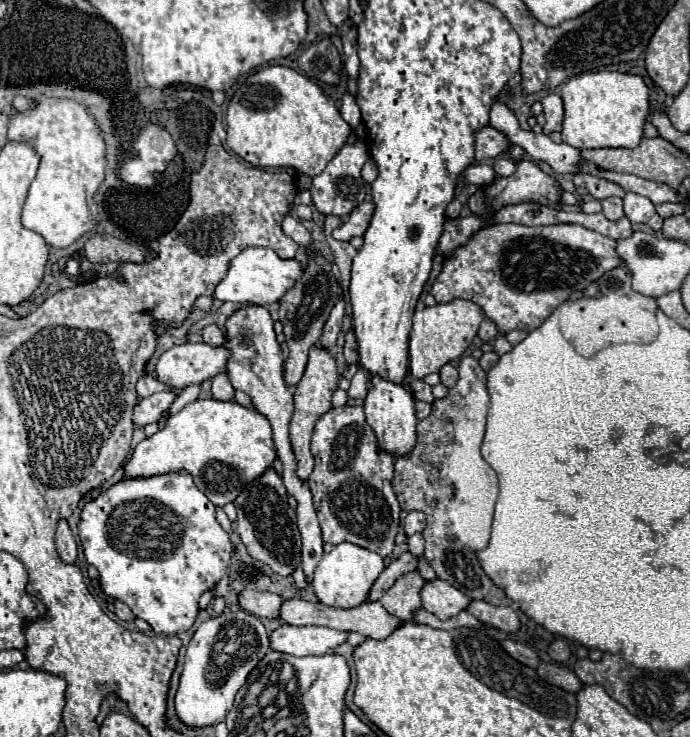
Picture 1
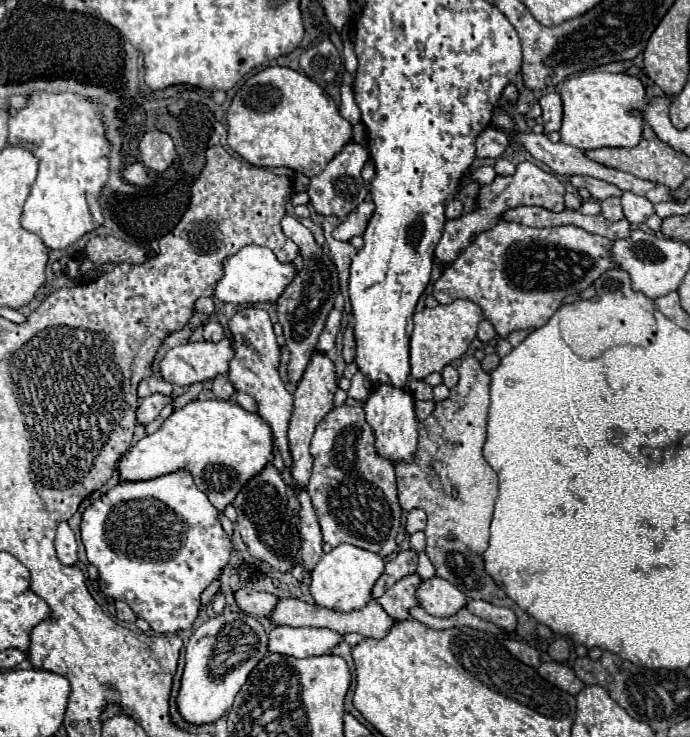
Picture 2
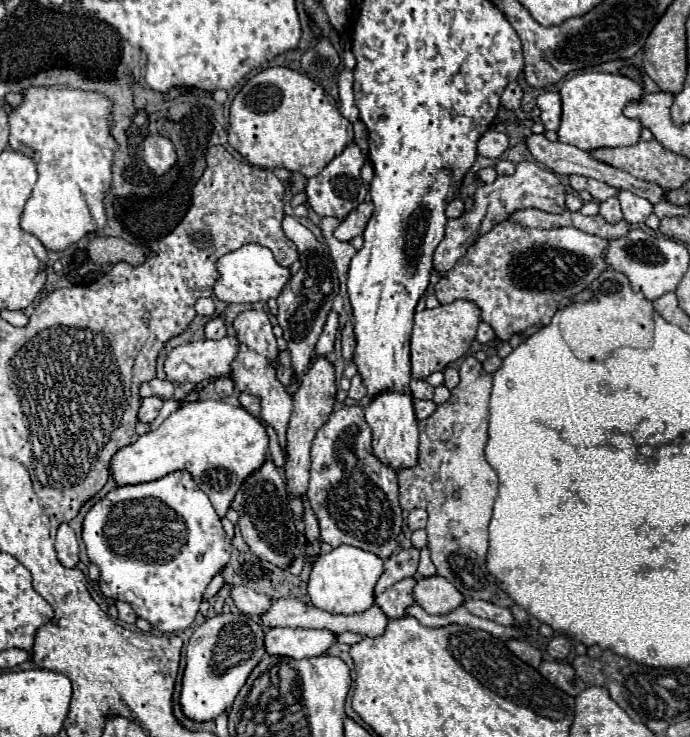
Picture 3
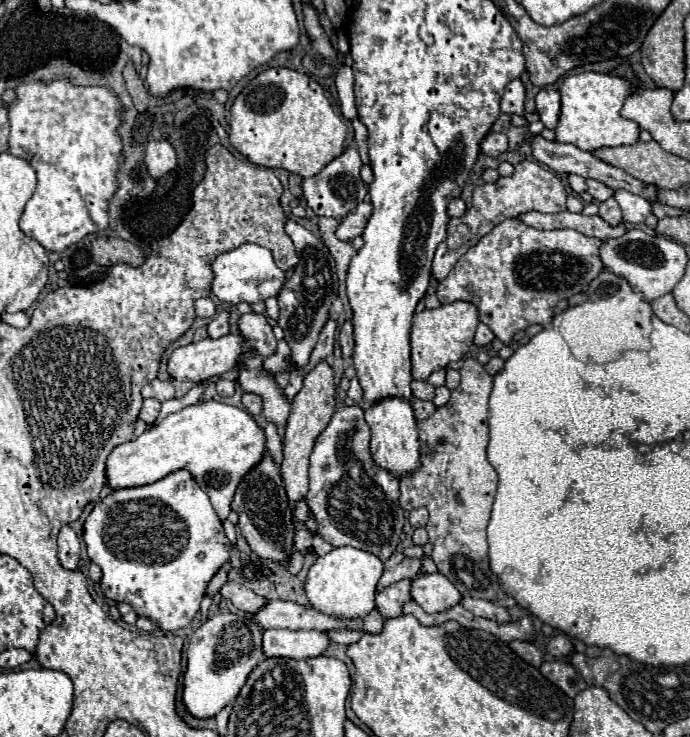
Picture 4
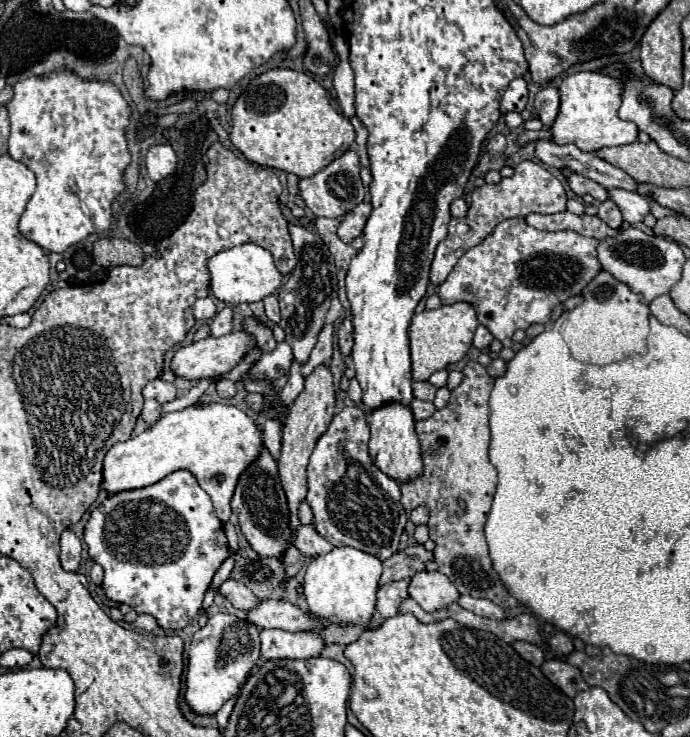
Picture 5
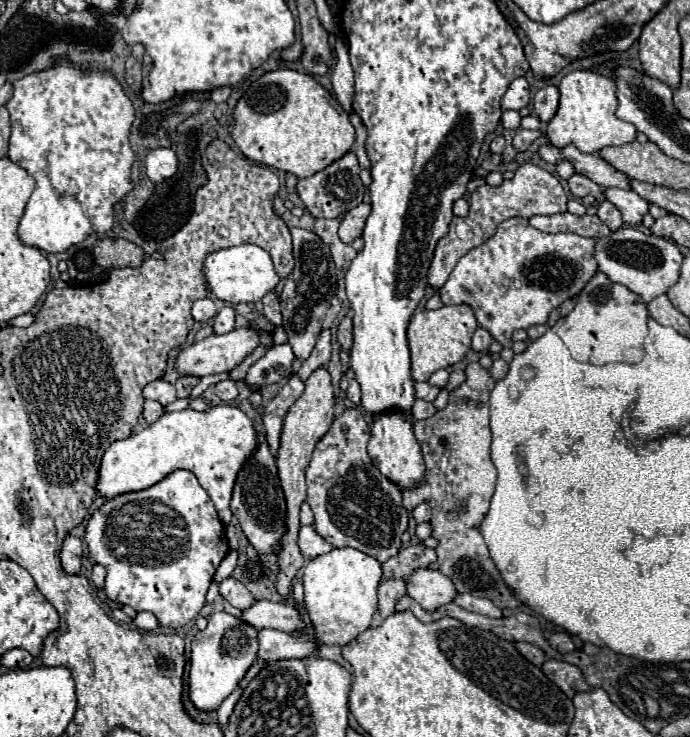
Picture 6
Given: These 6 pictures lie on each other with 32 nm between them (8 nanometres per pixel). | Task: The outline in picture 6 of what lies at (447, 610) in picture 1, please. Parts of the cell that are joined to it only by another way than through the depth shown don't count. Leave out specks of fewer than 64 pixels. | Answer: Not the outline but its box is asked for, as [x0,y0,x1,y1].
[406,568,456,610]

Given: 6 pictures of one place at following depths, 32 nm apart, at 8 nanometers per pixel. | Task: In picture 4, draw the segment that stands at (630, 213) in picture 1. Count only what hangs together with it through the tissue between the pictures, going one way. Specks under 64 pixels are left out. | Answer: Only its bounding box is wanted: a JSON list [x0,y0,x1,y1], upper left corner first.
[614,190,650,224]

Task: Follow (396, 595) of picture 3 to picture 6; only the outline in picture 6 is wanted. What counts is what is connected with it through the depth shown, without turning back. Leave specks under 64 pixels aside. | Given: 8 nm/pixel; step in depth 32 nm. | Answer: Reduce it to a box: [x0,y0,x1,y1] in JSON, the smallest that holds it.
[378,580,406,618]

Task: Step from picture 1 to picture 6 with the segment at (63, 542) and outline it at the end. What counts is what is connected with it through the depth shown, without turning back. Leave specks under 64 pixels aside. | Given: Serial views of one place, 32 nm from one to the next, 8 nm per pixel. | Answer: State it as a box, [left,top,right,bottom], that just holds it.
[60,534,82,574]

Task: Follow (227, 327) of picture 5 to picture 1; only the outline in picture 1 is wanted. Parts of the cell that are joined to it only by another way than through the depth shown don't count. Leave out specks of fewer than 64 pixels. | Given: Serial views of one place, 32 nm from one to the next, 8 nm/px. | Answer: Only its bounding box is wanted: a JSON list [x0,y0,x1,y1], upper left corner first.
[202,324,224,346]

